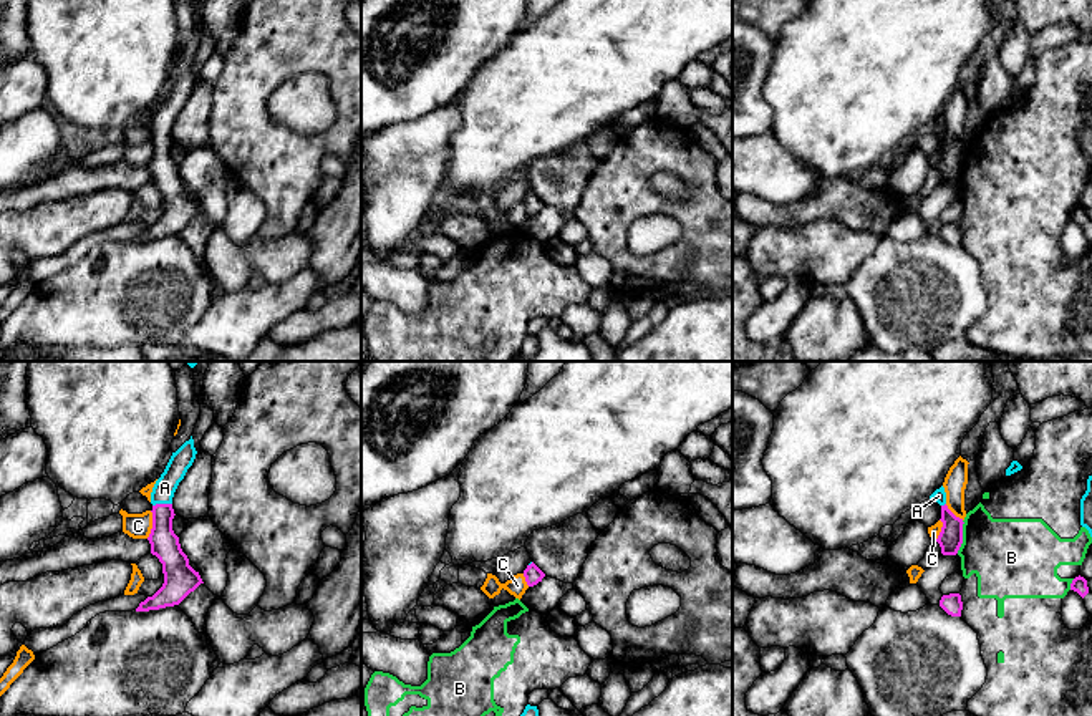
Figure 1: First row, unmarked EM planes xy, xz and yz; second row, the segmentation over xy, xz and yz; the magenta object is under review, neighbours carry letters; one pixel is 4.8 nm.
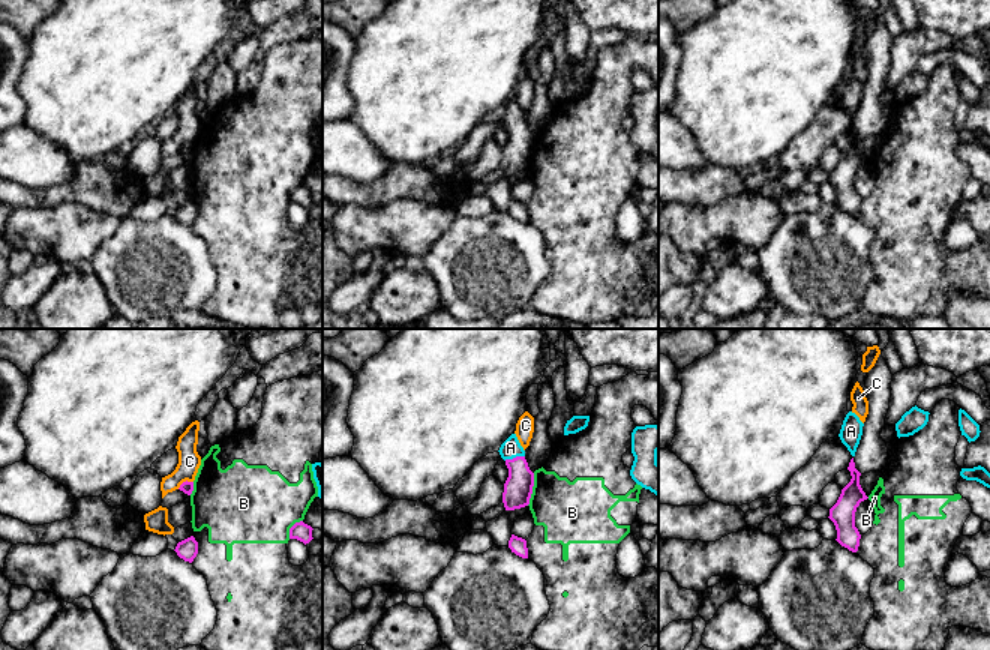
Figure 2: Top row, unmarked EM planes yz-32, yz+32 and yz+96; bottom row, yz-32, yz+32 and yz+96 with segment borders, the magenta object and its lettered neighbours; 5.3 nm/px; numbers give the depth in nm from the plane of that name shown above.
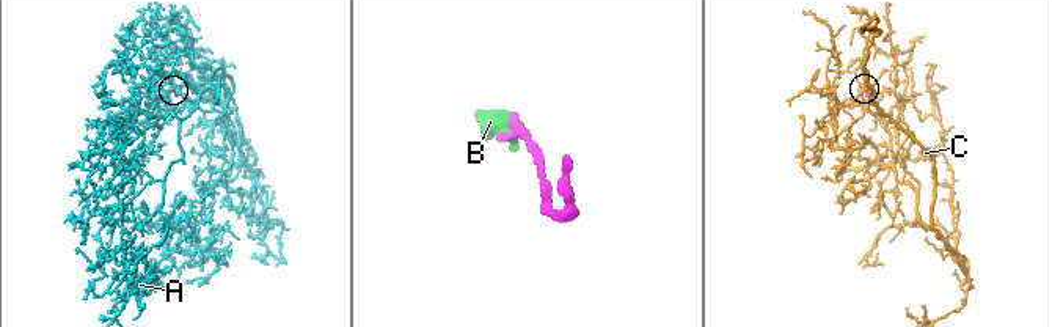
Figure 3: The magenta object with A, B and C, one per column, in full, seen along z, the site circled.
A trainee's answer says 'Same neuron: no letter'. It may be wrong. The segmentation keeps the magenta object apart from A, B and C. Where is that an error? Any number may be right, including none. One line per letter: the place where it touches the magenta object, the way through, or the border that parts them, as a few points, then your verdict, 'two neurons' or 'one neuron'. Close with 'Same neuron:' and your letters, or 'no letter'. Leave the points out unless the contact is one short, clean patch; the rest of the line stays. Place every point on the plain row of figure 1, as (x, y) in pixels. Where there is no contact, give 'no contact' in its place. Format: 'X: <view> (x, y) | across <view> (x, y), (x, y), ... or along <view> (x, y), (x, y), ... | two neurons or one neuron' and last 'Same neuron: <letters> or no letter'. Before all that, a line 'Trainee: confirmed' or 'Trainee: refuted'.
Trainee: refuted
A: xy (161, 133) | across xy (164, 173), (161, 133), (164, 116) | one neuron
B: yz (961, 166) | two neurons
C: xy (153, 153) | along xy (151, 140), (151, 161), (146, 166) | two neurons
Same neuron: A

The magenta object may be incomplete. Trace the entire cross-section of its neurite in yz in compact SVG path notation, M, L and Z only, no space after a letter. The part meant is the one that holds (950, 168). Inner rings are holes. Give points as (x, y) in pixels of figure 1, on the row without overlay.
M941 114L936 118L931 124L931 129L938 131L941 134L941 161L935 167L935 171L940 172L943 184L956 184L961 172L963 172L963 148L956 146L946 134L946 121Z

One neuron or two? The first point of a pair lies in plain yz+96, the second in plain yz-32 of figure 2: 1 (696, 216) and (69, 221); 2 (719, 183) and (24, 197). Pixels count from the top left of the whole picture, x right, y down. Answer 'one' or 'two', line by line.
1: one
2: one

